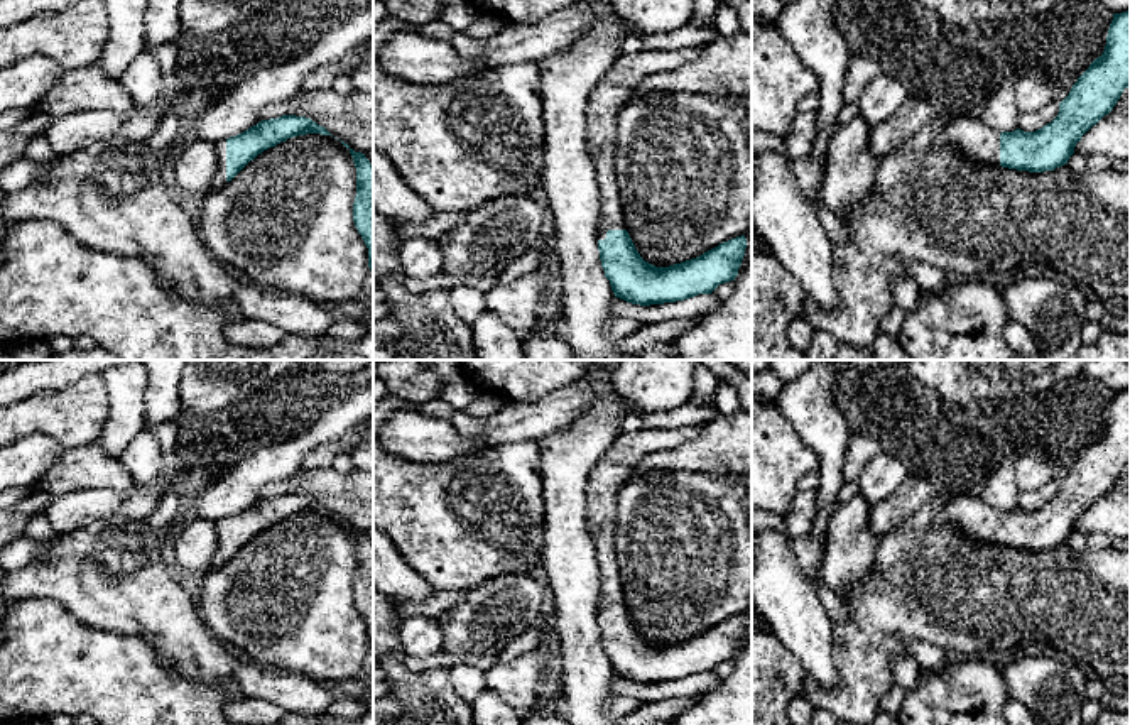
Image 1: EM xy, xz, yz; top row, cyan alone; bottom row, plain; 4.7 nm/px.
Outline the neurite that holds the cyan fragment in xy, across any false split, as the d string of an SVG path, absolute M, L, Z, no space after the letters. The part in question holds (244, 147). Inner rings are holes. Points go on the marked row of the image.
M282 115L279 118L262 120L235 137L215 142L220 157L220 169L209 189L216 191L223 188L263 150L275 147L287 139L306 134L331 135L311 118Z

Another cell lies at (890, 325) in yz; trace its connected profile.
M894 306L888 314L880 321L880 333L897 336L902 323L905 319L905 311L899 306Z

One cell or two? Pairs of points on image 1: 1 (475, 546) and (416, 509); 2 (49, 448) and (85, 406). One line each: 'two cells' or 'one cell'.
1: one cell
2: two cells

